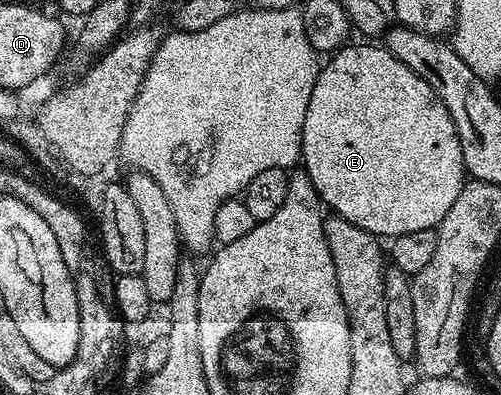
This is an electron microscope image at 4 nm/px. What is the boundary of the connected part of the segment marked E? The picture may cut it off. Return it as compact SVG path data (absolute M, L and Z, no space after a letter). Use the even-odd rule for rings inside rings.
M363 44L367 46L344 45L334 51L328 57L328 62L320 69L317 80L313 84L313 96L309 96L309 108L305 108L305 128L303 129L303 152L301 155L302 169L306 170L307 178L313 180L317 188L319 198L324 207L332 215L349 220L357 224L357 228L365 228L365 232L375 235L380 240L390 240L397 236L405 236L405 232L421 232L422 230L434 230L439 221L453 208L453 200L463 191L465 185L465 171L463 169L463 157L461 156L461 140L457 140L457 128L453 128L453 120L445 108L445 104L401 60L397 60L392 54L379 44Z

